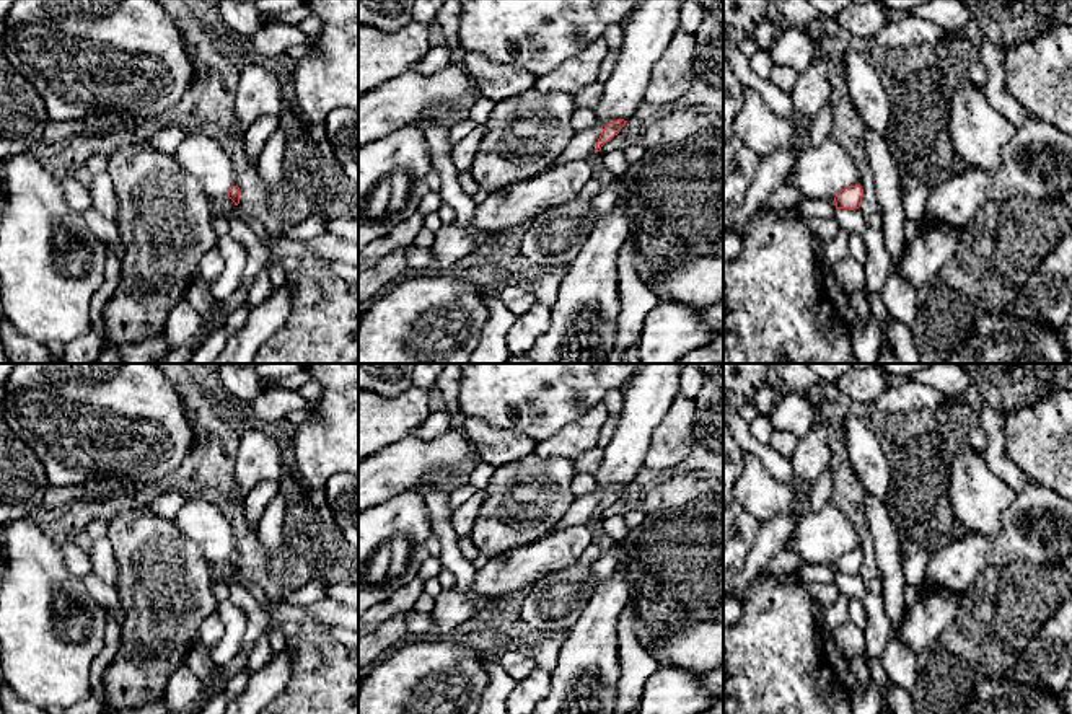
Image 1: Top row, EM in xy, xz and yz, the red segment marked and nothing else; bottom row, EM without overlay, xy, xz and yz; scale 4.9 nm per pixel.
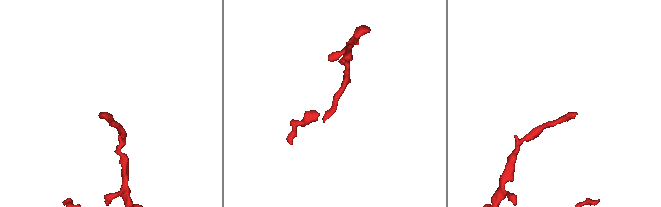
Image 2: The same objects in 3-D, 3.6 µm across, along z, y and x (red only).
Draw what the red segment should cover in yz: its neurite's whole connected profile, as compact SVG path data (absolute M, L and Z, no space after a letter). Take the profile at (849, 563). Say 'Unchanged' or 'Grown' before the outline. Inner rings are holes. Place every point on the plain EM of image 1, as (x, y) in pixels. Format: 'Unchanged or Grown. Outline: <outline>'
Unchanged. Outline: M860 549L842 554L836 562L836 574L859 574L862 567L863 554Z

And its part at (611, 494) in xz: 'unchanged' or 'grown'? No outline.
grown

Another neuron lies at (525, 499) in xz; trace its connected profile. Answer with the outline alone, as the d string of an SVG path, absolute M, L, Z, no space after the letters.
M534 452L494 469L485 499L469 533L476 548L490 559L529 546L549 533L564 517L575 496L570 491L575 461L564 456L539 456Z

